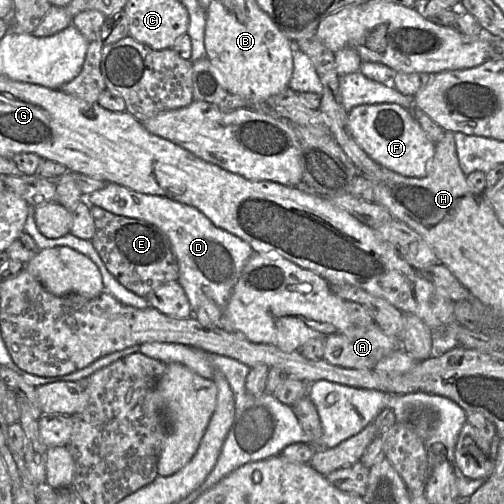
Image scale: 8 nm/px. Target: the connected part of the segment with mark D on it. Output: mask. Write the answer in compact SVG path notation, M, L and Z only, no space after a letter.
M109 182L100 190L90 193L86 201L91 206L99 206L113 214L149 222L161 229L169 238L179 265L178 282L183 287L194 313L206 300L212 300L224 309L231 296L247 260L254 251L243 239L216 227L202 212L195 207L171 200L164 196L143 194L126 186Z

